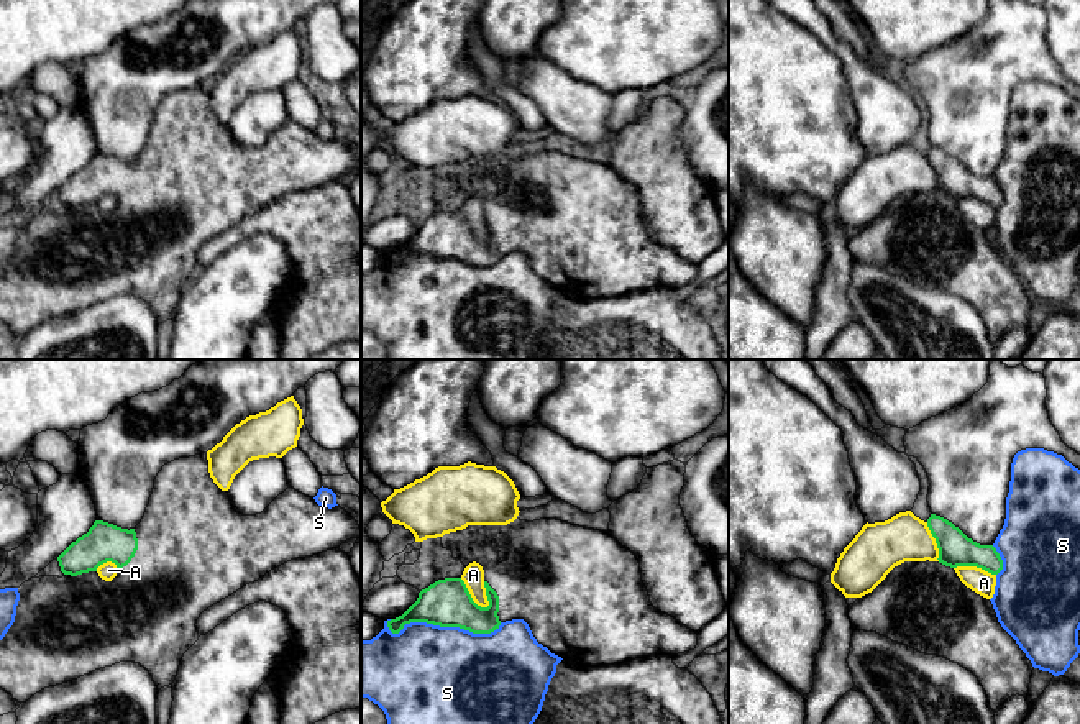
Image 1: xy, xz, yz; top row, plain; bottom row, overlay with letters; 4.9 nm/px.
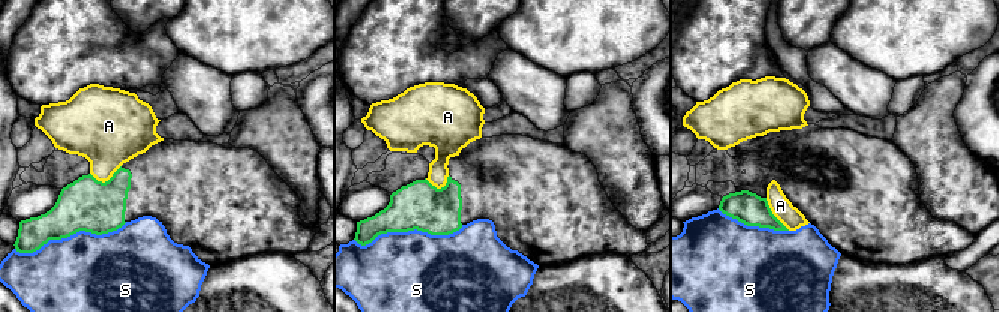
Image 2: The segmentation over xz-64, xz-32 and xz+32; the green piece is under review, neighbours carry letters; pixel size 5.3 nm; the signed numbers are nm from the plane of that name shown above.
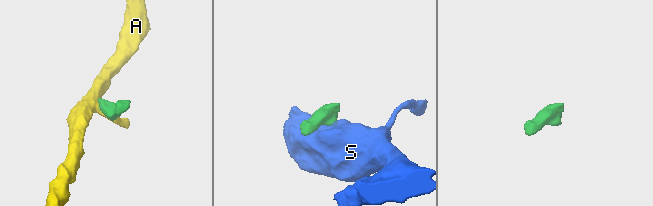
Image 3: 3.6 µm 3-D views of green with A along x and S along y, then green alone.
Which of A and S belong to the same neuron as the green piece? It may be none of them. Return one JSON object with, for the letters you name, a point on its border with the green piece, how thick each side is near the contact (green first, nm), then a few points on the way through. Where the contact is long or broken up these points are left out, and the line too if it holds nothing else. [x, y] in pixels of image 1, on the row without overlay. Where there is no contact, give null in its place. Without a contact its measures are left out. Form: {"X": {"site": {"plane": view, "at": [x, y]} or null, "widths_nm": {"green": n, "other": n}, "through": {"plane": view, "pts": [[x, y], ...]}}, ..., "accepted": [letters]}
{"accepted": []}

